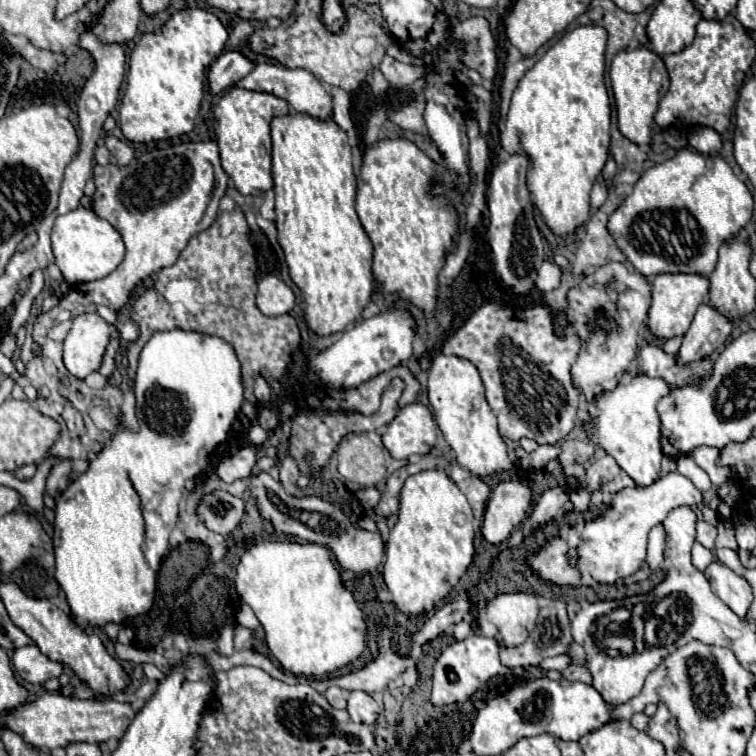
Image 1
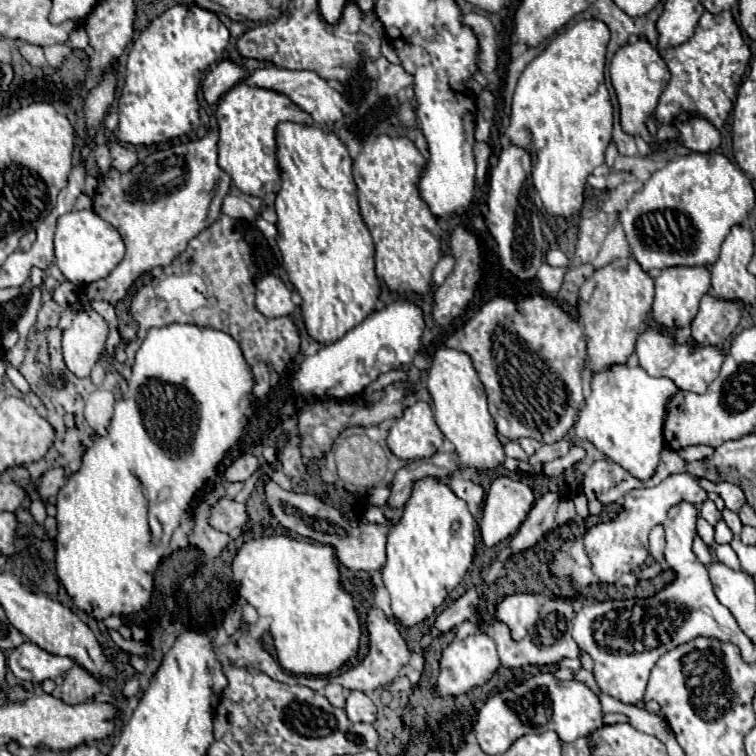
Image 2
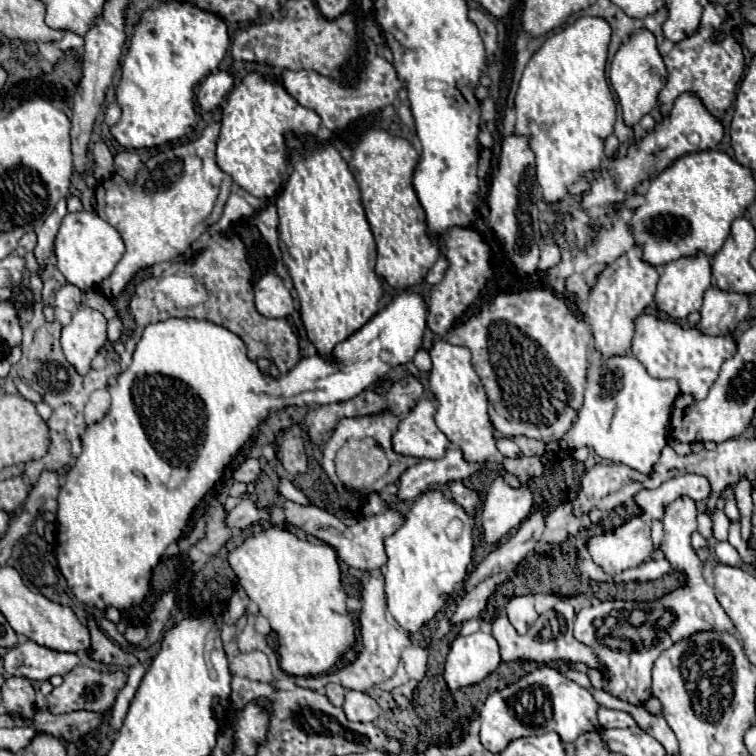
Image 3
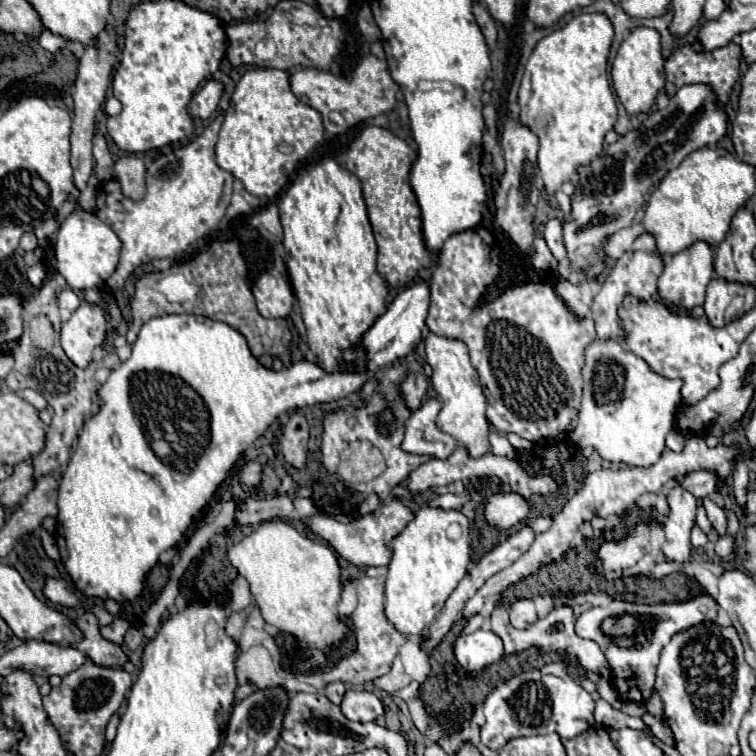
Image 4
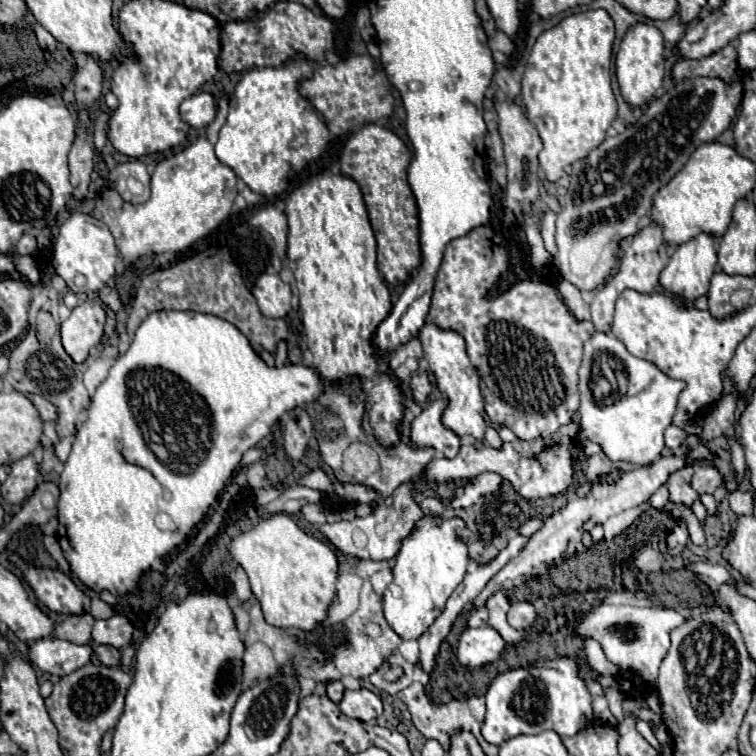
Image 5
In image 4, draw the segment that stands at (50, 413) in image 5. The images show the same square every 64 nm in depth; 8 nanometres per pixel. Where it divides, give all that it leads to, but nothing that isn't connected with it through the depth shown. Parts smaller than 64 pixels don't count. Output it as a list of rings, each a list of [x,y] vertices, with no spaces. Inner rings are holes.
[[[26,388],[24,392],[22,392],[22,398],[24,400],[28,400],[34,408],[38,408],[38,410],[42,410],[42,408],[48,408],[48,404],[46,404],[46,400],[42,398],[42,394],[38,394],[36,390],[30,390],[30,388]]]

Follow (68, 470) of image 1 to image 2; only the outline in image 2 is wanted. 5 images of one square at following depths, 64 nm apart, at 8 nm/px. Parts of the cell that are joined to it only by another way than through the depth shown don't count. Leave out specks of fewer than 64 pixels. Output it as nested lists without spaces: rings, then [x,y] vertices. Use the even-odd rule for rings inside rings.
[[[52,468],[42,474],[42,484],[40,484],[40,496],[44,502],[56,502],[56,496],[60,488],[64,486],[64,468]]]

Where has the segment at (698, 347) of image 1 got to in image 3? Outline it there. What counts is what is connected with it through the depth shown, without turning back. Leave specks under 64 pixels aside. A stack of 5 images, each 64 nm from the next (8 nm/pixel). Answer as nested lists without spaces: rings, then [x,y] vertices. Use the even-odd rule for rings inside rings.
[[[708,288],[696,328],[706,336],[724,336],[734,332],[748,314],[748,296]]]

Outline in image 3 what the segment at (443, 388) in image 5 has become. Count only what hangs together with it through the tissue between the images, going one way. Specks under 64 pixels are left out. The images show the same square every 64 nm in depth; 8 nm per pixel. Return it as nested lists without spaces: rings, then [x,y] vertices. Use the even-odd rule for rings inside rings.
[[[436,340],[432,350],[432,370],[430,370],[430,390],[438,402],[436,408],[436,426],[448,436],[452,444],[456,444],[466,462],[486,462],[490,460],[498,448],[496,448],[496,438],[494,438],[494,426],[488,418],[488,400],[484,386],[474,372],[470,364],[470,352],[468,348],[462,346],[452,346],[444,340]]]

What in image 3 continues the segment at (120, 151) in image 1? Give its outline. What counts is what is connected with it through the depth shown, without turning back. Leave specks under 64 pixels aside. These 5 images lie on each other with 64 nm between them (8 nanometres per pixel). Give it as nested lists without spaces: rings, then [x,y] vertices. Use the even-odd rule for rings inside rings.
[[[124,150],[124,152],[118,152],[114,156],[114,168],[120,176],[124,176],[128,182],[134,180],[138,168],[140,168],[140,158],[134,150]]]

